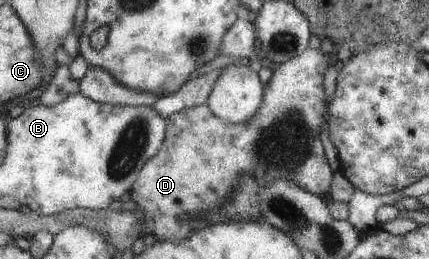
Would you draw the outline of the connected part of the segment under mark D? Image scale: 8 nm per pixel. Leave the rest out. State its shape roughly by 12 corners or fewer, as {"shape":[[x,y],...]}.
{"shape":[[330,54],[280,63],[247,123],[166,119],[129,190],[148,241],[206,227],[241,173],[326,199]]}

